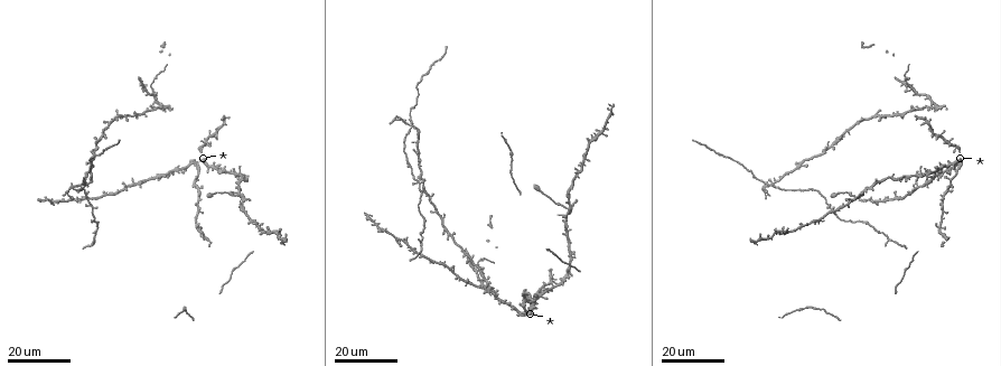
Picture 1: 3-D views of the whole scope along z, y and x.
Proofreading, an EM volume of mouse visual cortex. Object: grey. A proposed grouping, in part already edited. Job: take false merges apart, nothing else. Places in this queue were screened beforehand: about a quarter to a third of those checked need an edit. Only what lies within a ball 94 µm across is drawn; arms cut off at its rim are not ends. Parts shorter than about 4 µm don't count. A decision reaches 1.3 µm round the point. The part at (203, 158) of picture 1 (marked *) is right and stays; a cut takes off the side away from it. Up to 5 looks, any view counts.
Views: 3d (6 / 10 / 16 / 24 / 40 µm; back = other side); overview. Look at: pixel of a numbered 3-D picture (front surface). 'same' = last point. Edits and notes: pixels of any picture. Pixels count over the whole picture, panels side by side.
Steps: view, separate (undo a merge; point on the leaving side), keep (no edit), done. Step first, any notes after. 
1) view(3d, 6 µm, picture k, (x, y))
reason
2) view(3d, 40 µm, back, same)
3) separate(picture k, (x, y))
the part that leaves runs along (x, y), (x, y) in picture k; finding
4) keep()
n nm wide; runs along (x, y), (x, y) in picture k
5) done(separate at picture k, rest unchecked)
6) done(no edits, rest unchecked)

view(3d, 24 µm, picture 1, (855, 197))
three-way junction

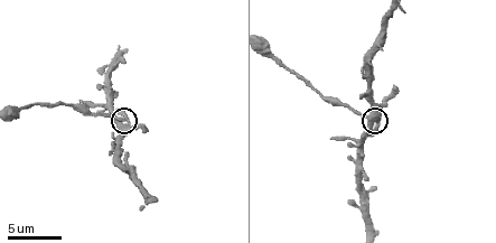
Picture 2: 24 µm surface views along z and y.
view(3d, 6 µm, picture 2, (373, 118))

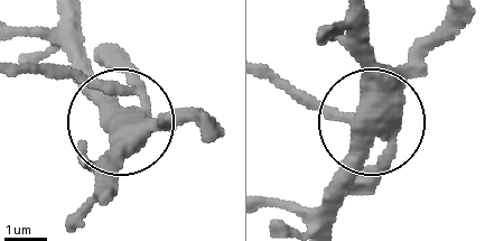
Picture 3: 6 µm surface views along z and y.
separate(picture 3, (78, 76))
3 arms; the part that leaves runs along (127, 95), (22, 70) in picture 3; a second neuron is stuck on

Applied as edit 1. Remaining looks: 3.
view(3d, 24 µm, picture 1, (411, 125))
looks like a crossing

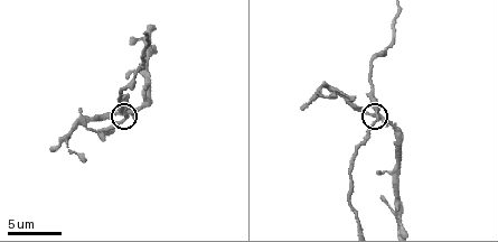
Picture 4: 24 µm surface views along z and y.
view(3d, 10 µm, picture 4, (374, 113))

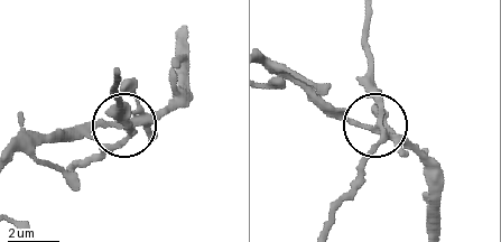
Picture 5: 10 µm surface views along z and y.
separate(picture 5, (121, 119))
side arm 37 µm; the part that leaves runs along (380, 136), (364, 178), (341, 204), (331, 230) in picture 5; a second neuron is stuck on

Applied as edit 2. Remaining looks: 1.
done(separate at picture 3, separate at picture 5, rest unchecked)

